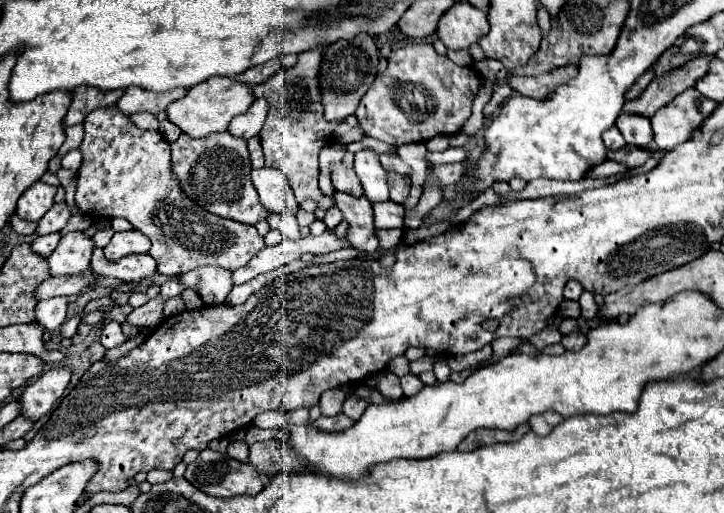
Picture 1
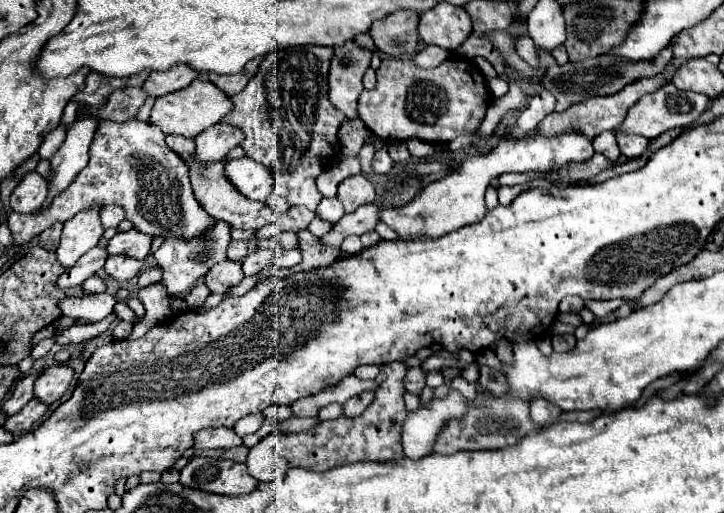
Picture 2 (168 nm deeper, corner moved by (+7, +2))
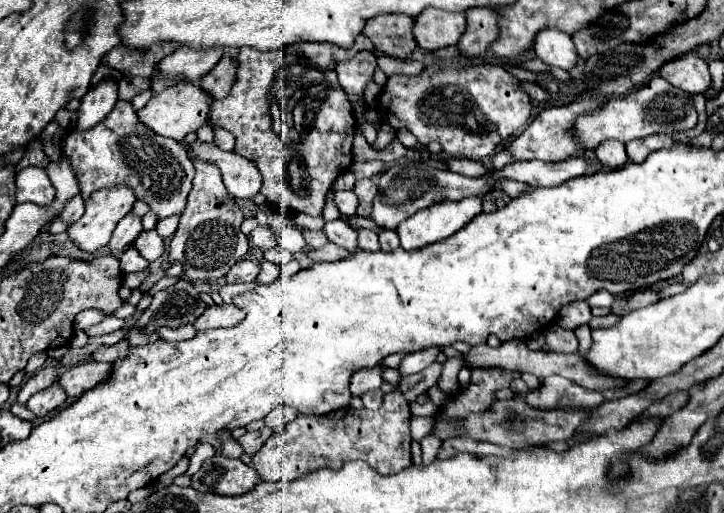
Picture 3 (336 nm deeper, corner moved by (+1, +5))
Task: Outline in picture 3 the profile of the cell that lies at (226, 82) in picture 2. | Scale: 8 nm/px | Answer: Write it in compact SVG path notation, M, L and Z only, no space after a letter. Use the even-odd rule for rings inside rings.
M224 56L206 76L200 78L198 86L206 94L210 94L214 100L220 100L220 98L228 96L230 88L236 82L236 66L238 66L236 60L230 60L228 56Z

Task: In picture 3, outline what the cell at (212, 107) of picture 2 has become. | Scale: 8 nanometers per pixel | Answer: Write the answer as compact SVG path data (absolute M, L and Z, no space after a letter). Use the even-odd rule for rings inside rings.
M180 82L172 88L162 90L160 94L154 94L150 102L136 112L136 116L138 120L142 120L144 126L154 130L156 134L182 142L188 132L196 132L200 126L206 124L210 116L210 102L212 98L204 90L200 90L194 82Z

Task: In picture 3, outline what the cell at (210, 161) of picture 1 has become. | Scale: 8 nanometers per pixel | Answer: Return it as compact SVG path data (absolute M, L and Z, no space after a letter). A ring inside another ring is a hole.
M304 230L304 238L306 238L306 244L310 246L310 248L322 248L326 242L328 242L328 238L324 236L324 232L322 230L318 230L318 232L310 232L310 230Z

